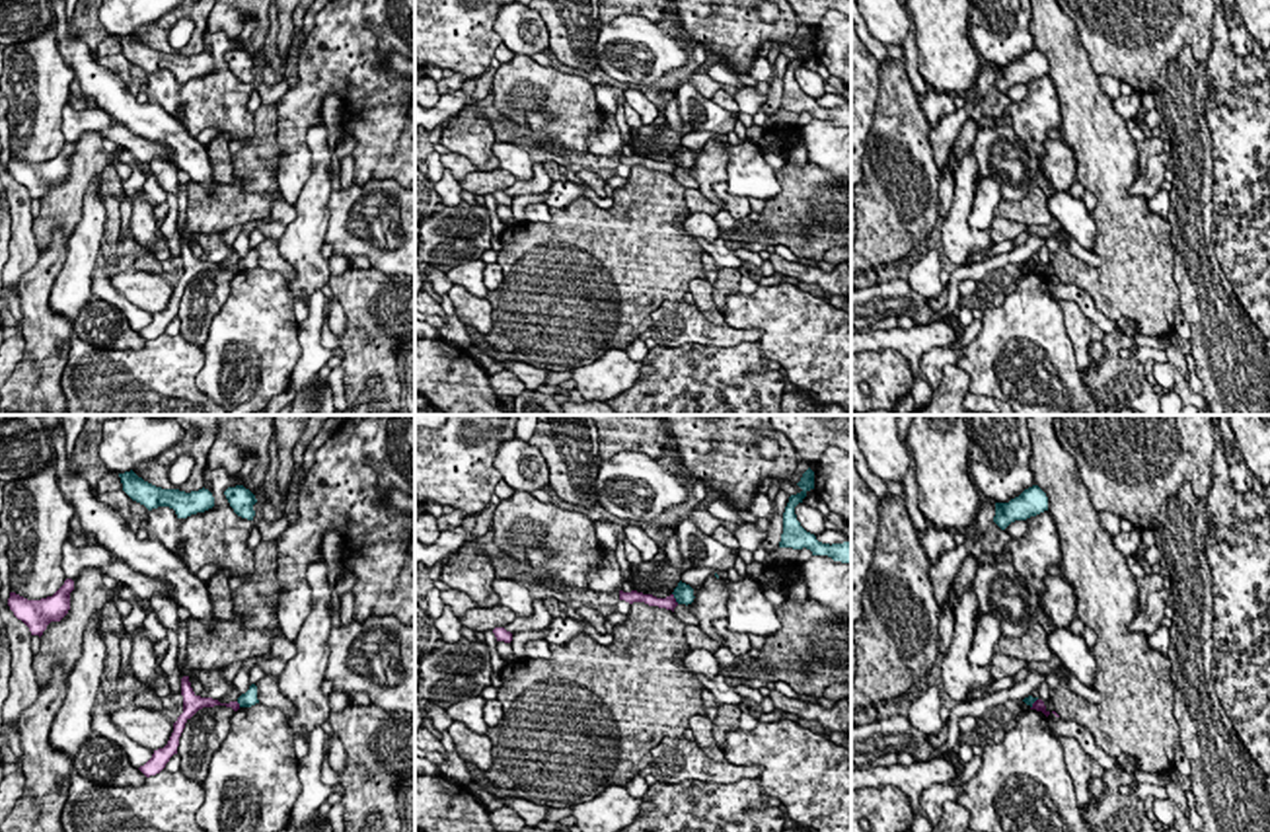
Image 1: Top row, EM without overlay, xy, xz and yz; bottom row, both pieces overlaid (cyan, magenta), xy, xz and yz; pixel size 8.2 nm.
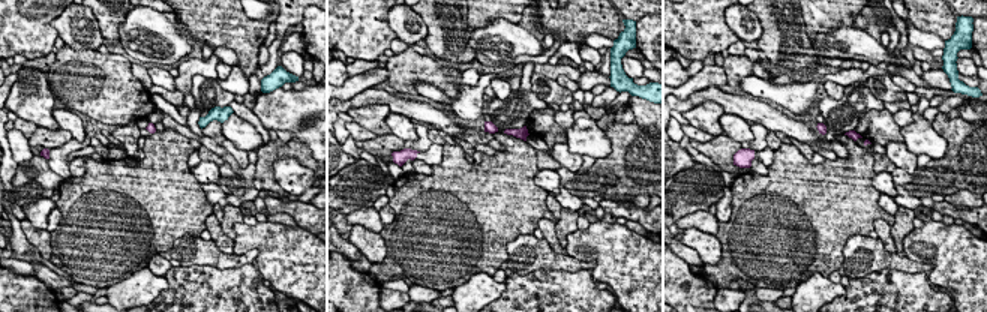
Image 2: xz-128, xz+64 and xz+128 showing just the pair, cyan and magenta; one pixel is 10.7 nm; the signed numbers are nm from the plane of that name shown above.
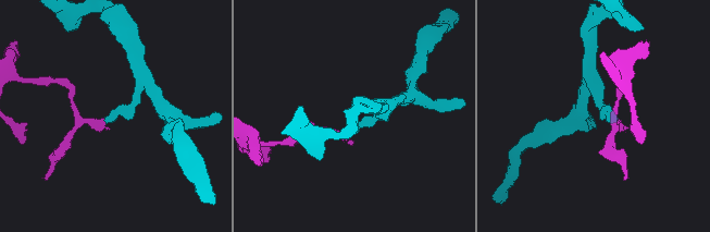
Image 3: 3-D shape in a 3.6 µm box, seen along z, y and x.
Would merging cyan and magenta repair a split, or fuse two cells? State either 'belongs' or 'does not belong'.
does not belong

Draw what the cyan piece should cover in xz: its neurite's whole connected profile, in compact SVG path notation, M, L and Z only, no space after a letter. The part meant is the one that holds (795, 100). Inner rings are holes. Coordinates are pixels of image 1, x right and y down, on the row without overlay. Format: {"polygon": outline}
{"polygon": "M808 31L797 49L803 55L789 60L789 66L783 76L783 97L779 111L793 111L793 113L806 111L812 115L812 119L828 119L834 125L851 127L851 105L832 109L822 107L816 103L814 97L806 95L797 84L795 70L803 66L803 62L810 53L814 53L814 35Z"}

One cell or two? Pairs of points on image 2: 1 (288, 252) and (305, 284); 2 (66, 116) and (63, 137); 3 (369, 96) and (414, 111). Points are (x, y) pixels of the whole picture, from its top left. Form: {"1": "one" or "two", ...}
{"1": "one", "2": "two", "3": "one"}

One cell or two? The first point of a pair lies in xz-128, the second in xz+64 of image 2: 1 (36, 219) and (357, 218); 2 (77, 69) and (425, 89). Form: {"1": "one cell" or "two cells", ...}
{"1": "one cell", "2": "two cells"}

